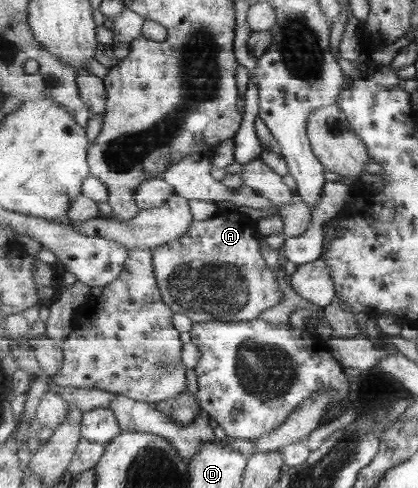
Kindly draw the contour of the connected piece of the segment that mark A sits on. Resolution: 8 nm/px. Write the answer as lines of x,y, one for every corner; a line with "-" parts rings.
223,211
208,221
195,221
190,231
181,238
159,246
154,250
158,283
164,301
175,313
186,313
196,322
252,322
267,309
279,305
282,300
277,267
269,266
261,253
261,235
257,222
238,211

